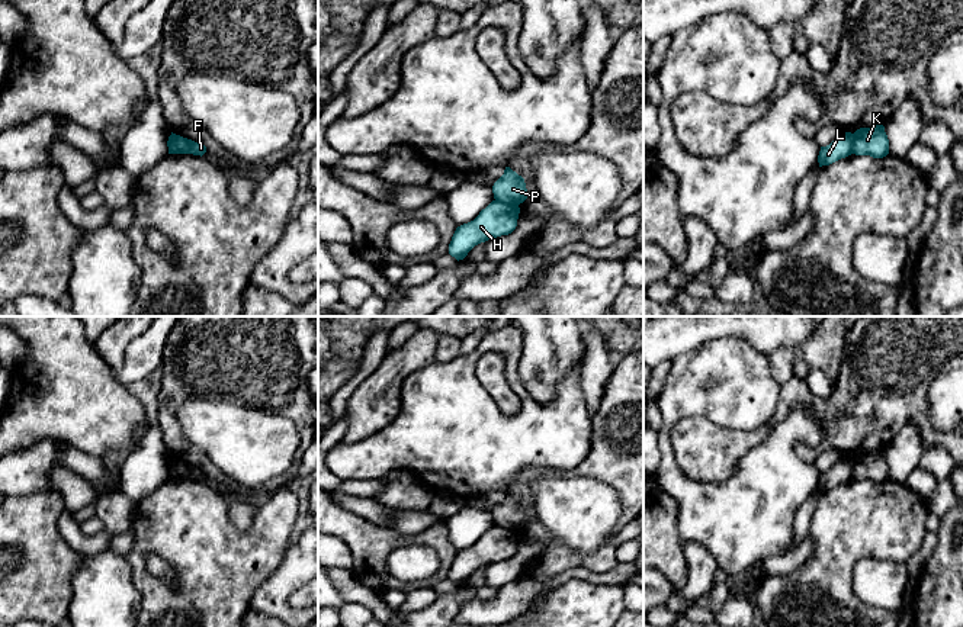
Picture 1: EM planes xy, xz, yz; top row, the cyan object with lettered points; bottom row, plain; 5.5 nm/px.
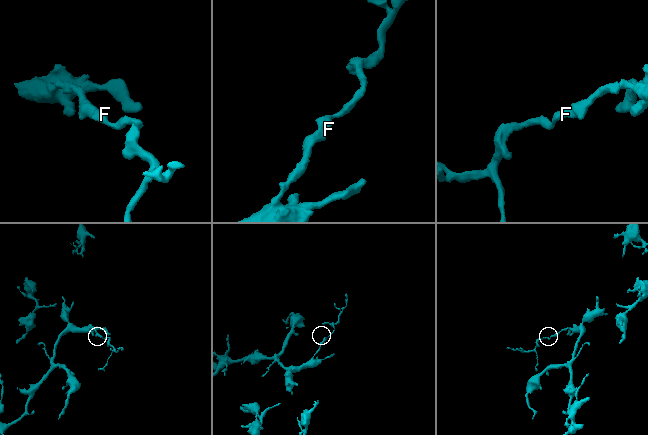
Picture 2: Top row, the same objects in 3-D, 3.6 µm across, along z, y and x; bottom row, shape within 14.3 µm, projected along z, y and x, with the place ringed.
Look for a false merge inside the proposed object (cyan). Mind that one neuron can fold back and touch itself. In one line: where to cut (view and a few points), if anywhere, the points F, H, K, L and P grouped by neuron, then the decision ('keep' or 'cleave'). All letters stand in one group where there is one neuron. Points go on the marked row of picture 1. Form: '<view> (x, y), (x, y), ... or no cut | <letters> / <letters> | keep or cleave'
xz (496, 199), (517, 205) | F L P / H K | cleave

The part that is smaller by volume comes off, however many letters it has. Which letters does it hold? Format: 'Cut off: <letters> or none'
Cut off: F, L, P

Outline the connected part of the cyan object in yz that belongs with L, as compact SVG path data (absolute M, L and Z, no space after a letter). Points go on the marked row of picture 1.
M842 132L829 145L821 147L818 163L819 167L829 165L853 154L853 134Z

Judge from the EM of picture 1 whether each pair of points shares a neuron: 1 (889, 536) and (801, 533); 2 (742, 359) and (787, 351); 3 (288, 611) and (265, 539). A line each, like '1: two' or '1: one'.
1: two
2: two
3: two

